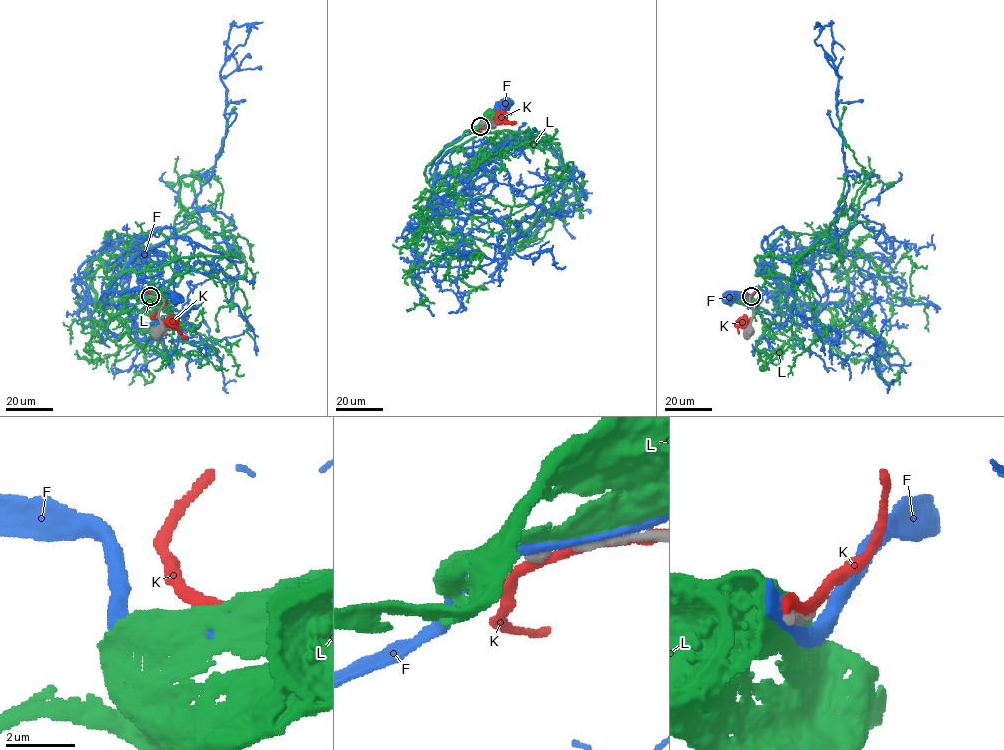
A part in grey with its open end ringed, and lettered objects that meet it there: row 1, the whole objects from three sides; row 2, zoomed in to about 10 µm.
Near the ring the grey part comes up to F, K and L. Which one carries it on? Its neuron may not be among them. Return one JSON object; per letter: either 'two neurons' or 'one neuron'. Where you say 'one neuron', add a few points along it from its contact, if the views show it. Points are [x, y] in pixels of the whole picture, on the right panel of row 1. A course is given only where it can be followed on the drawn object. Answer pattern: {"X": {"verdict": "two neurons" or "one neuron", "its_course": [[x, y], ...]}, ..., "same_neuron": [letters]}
{"F": {"verdict": "two neurons"}, "K": {"verdict": "two neurons"}, "L": {"verdict": "two neurons"}, "same_neuron": []}

